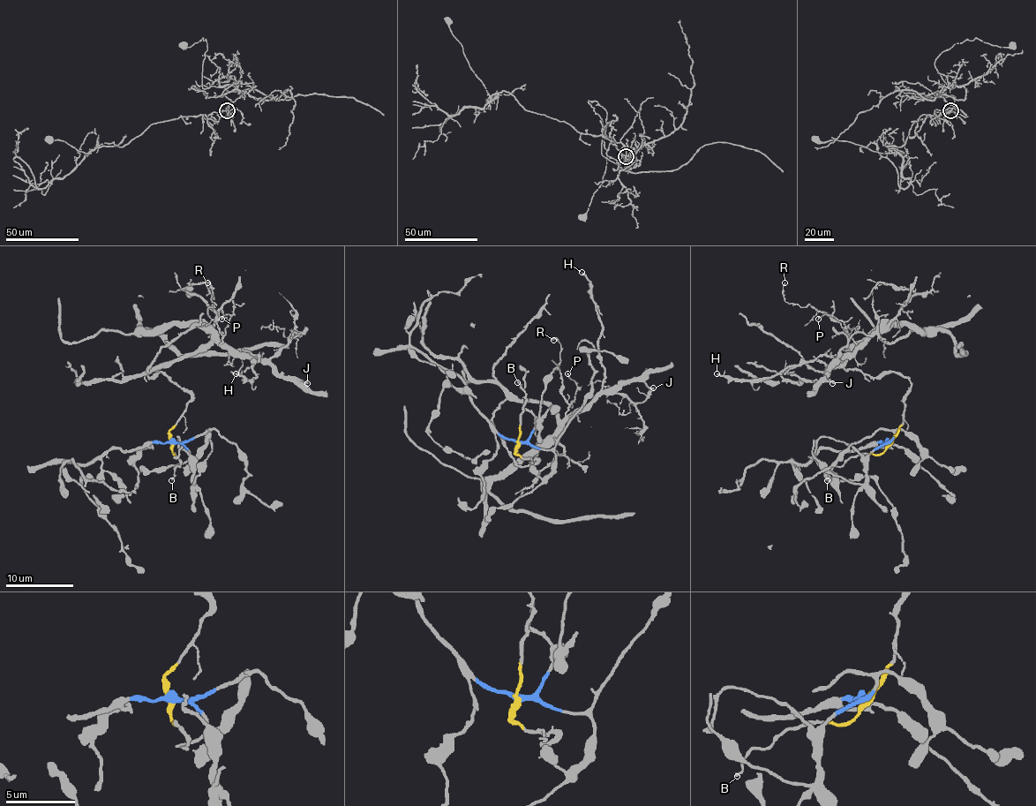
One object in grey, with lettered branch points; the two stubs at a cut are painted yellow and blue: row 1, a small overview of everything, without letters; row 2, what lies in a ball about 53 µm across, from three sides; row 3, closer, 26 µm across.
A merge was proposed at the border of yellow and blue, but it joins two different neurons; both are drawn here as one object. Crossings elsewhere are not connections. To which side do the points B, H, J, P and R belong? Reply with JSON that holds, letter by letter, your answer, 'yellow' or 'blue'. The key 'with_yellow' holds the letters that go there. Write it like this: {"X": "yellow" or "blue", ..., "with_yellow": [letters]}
{"B": "yellow", "H": "yellow", "J": "yellow", "P": "yellow", "R": "yellow", "with_yellow": ["B", "H", "J", "P", "R"]}

